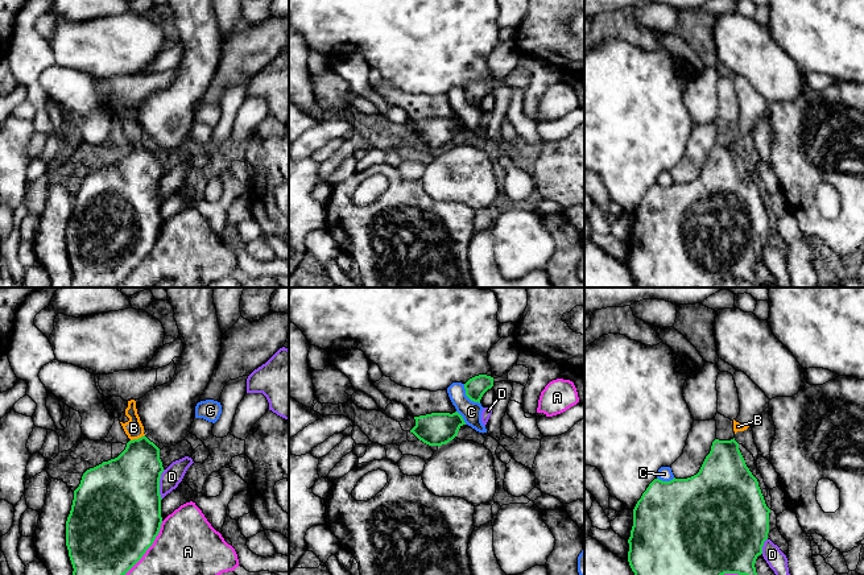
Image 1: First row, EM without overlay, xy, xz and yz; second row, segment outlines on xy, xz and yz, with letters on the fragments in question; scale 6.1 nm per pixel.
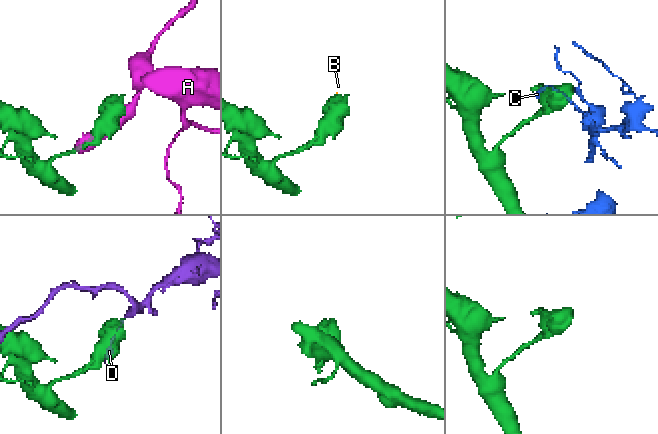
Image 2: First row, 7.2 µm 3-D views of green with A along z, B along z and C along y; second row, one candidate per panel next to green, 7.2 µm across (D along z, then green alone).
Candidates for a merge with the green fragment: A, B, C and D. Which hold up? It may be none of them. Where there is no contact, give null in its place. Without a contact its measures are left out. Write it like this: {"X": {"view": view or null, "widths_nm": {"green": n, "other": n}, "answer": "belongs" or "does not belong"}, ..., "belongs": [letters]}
{"A": {"view": "xy", "widths_nm": {"green": 500, "other": 460}, "answer": "does not belong"}, "B": {"view": "xy", "widths_nm": {"green": 320, "other": 110}, "answer": "belongs"}, "C": {"view": "xz", "widths_nm": {"green": 120, "other": 130}, "answer": "does not belong"}, "D": {"view": "xy", "widths_nm": {"green": 480, "other": 120}, "answer": "does not belong"}, "belongs": ["B"]}

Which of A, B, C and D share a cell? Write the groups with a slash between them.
A / B / C / D

